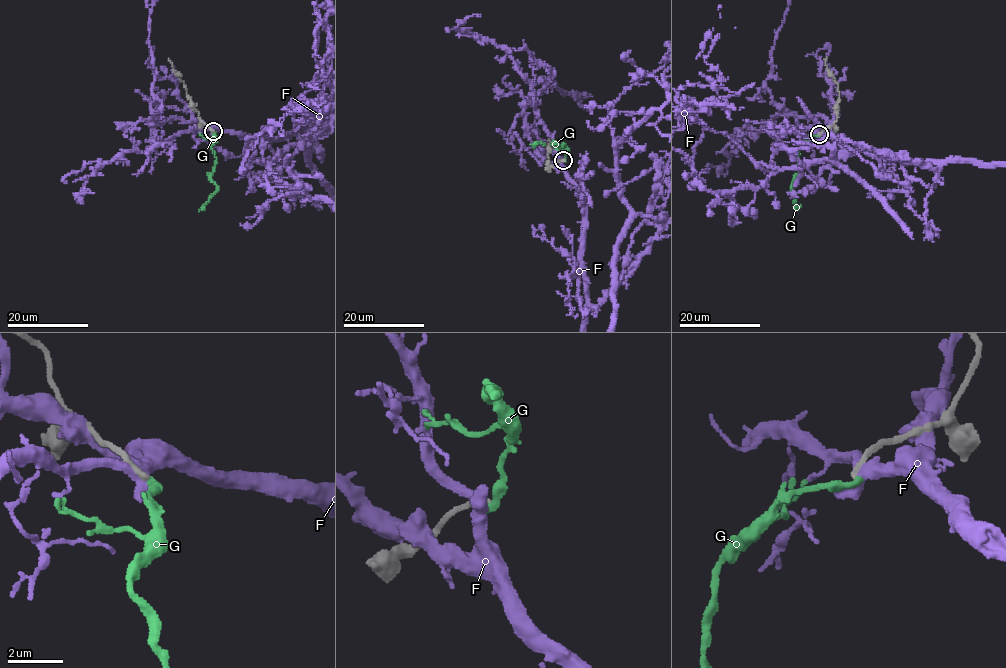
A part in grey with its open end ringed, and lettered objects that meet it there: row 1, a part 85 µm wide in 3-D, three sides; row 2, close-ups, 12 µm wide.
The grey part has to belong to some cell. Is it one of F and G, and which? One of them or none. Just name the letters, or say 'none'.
none

